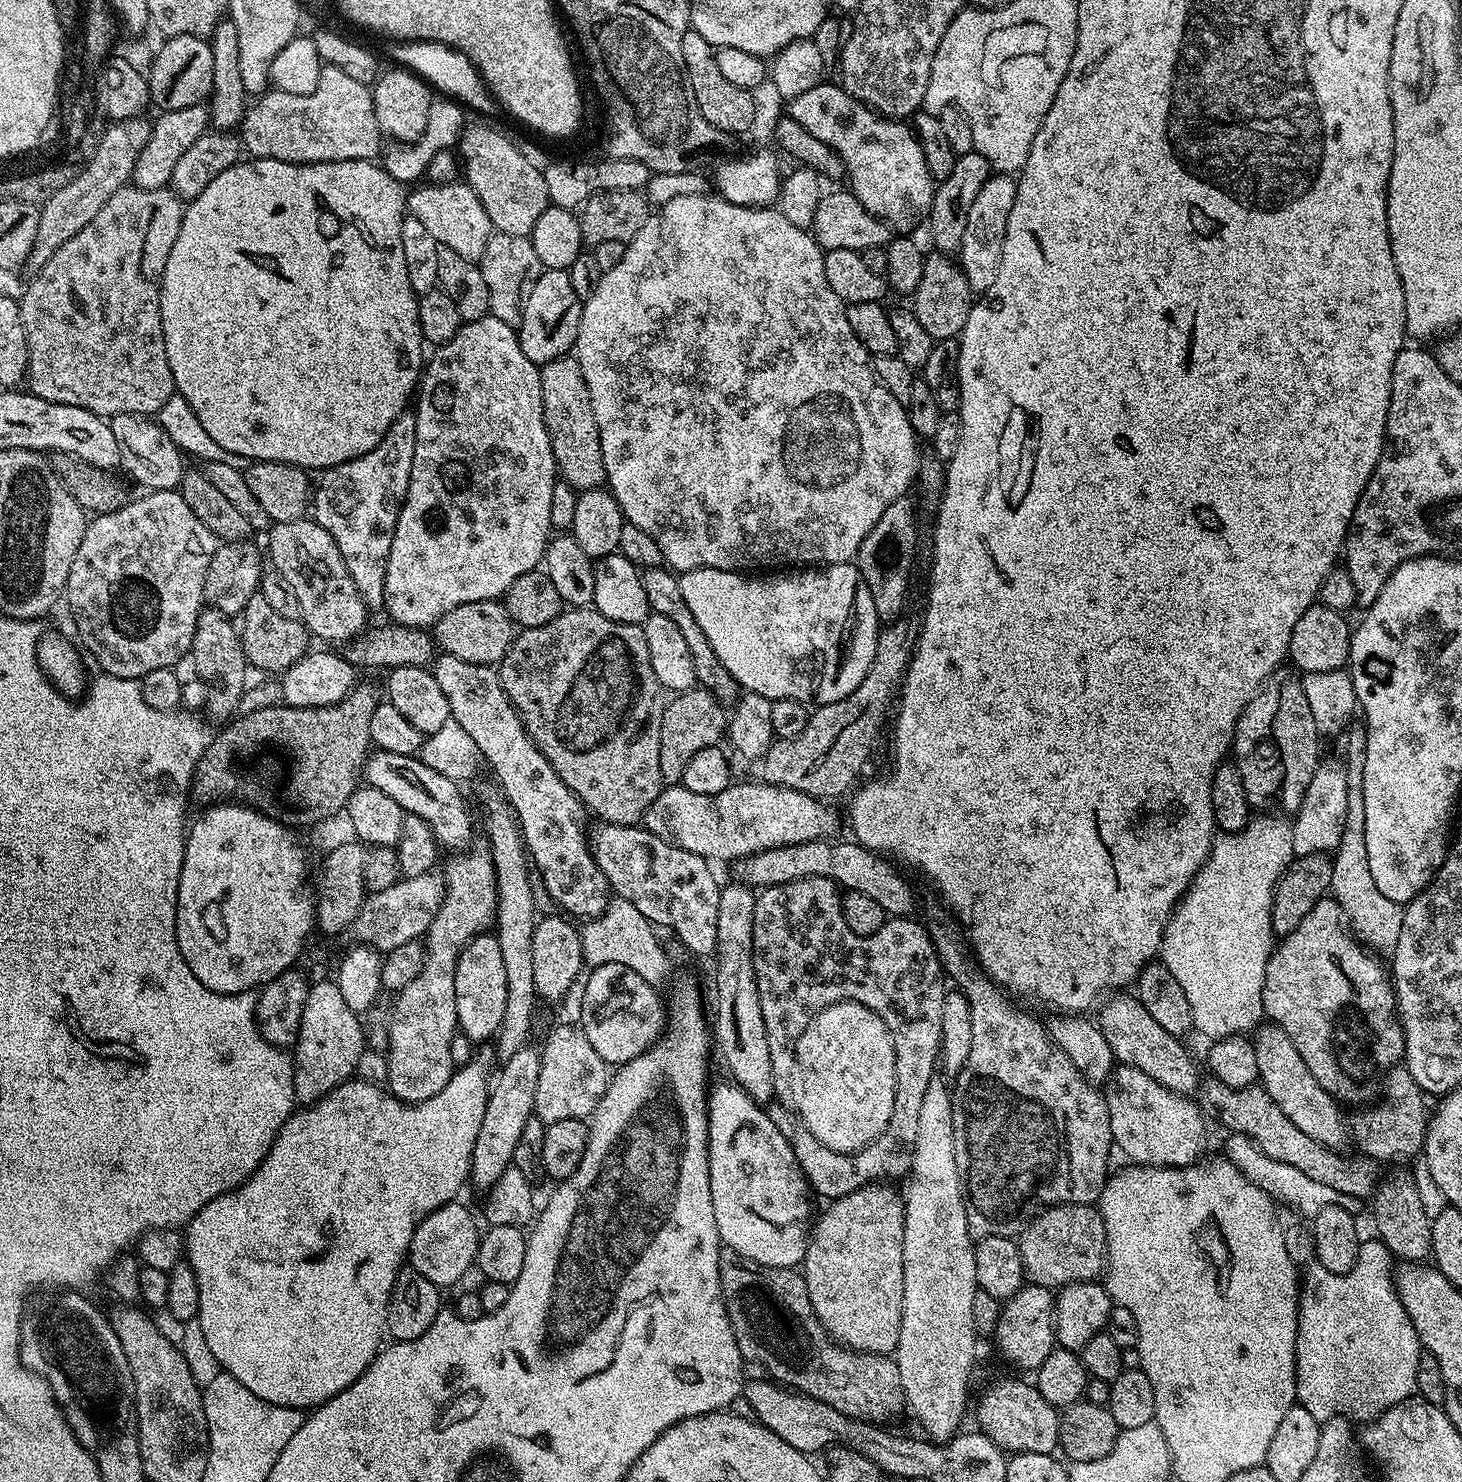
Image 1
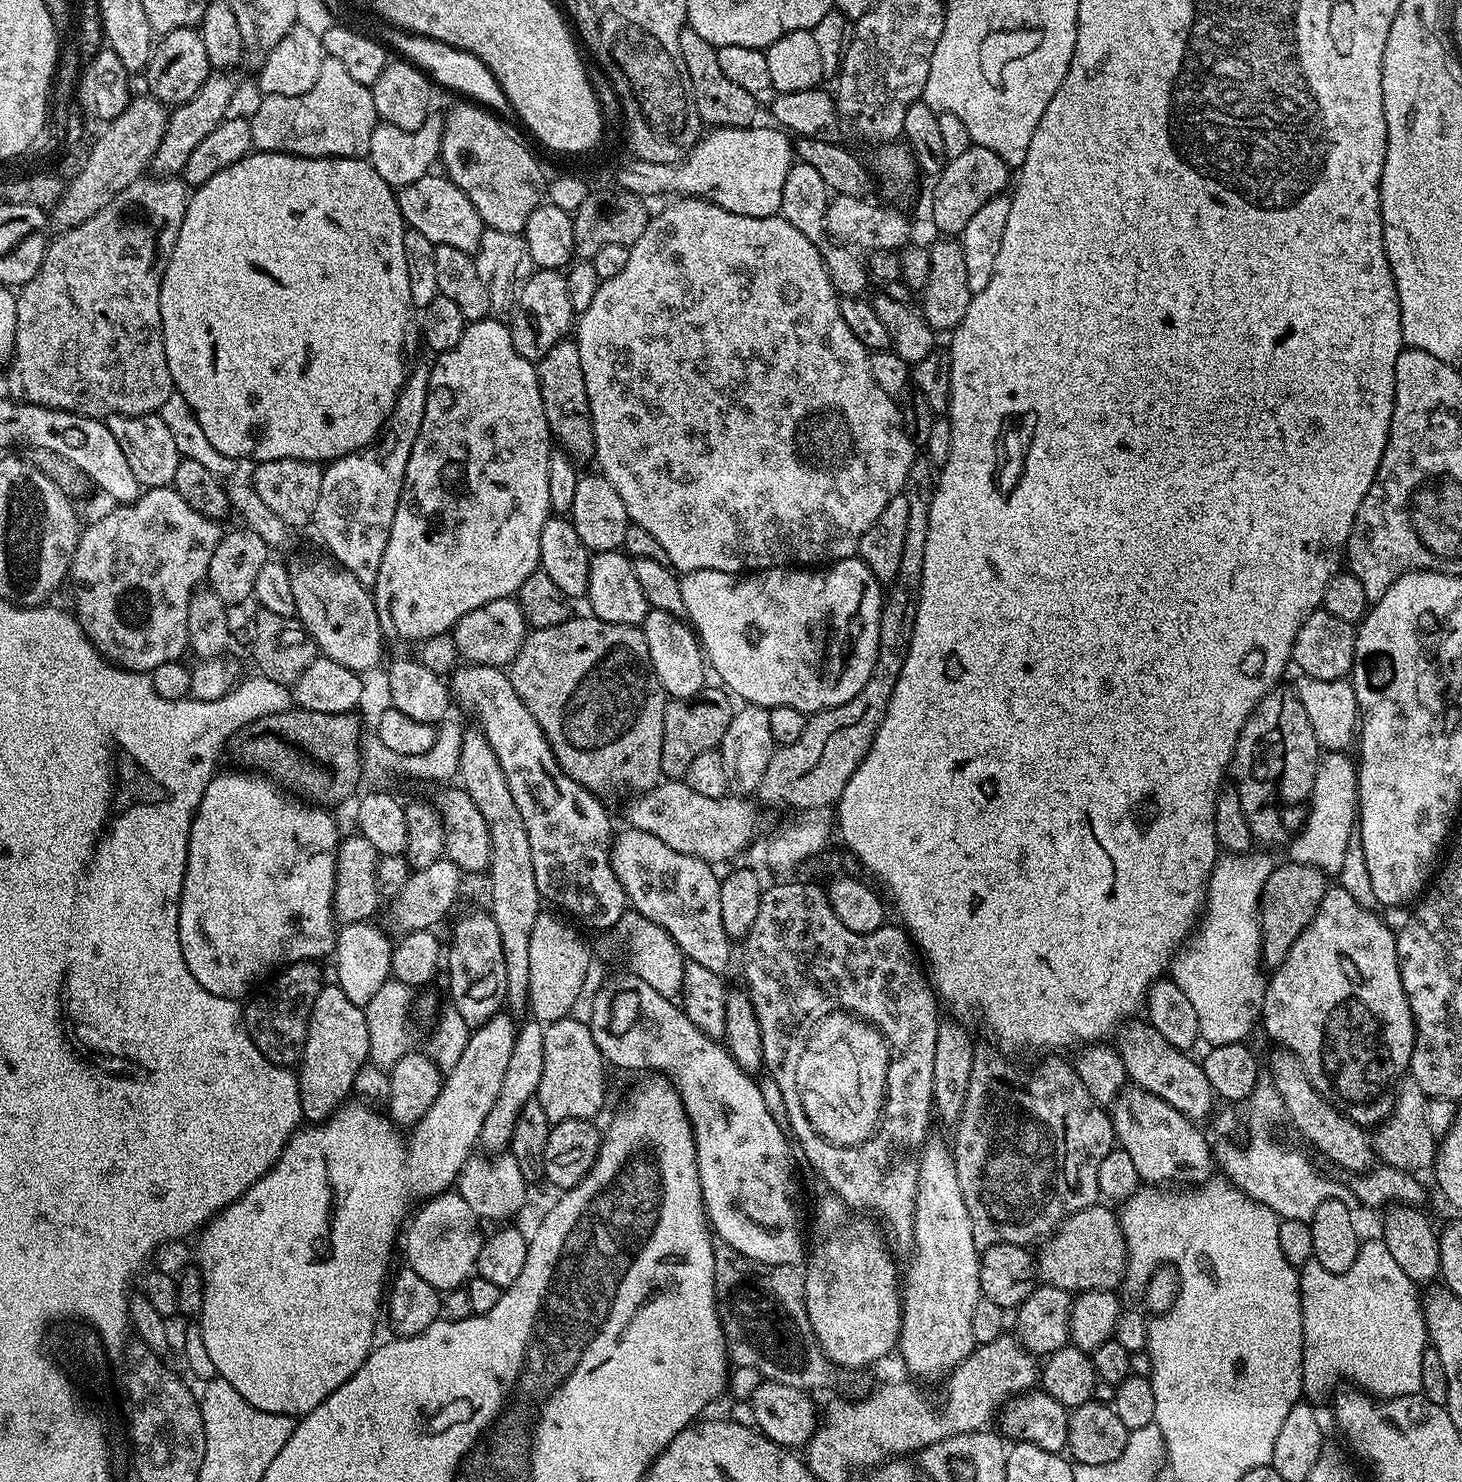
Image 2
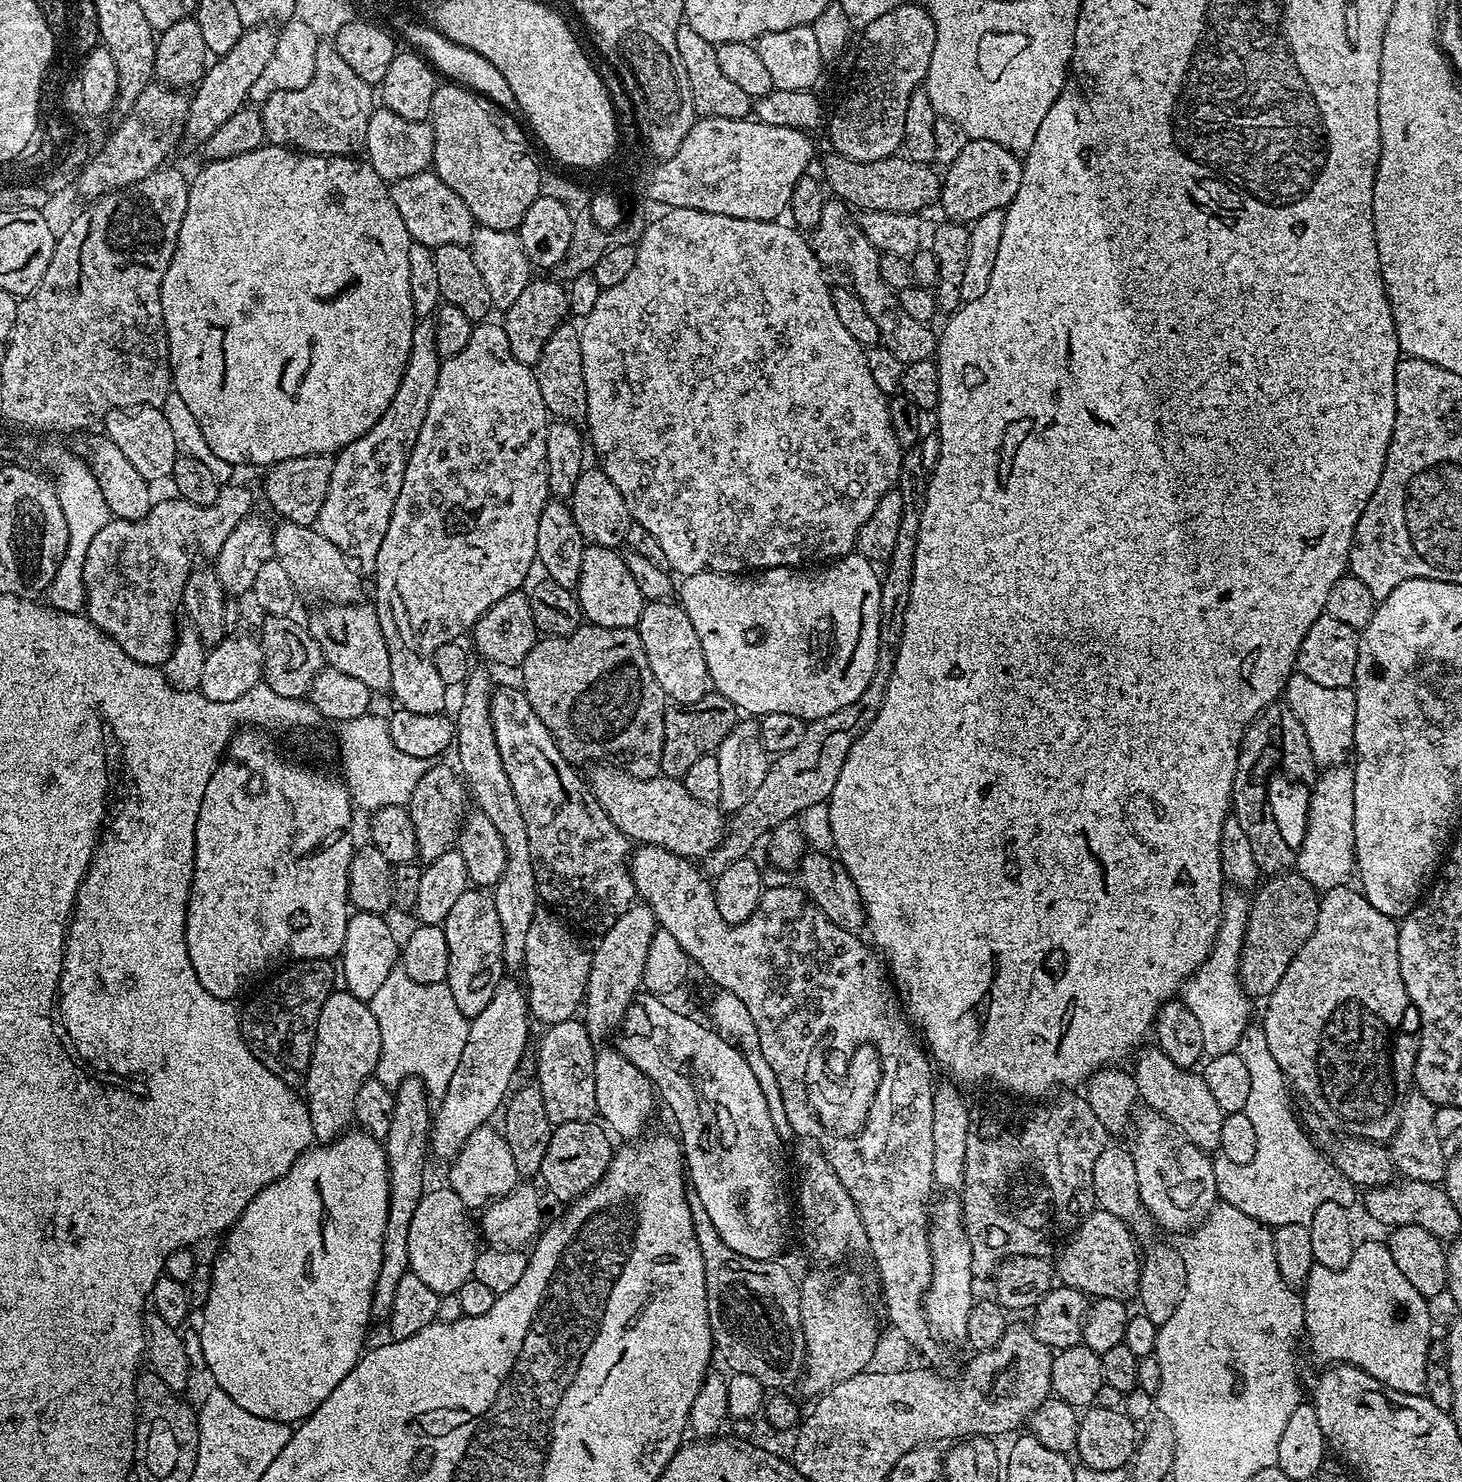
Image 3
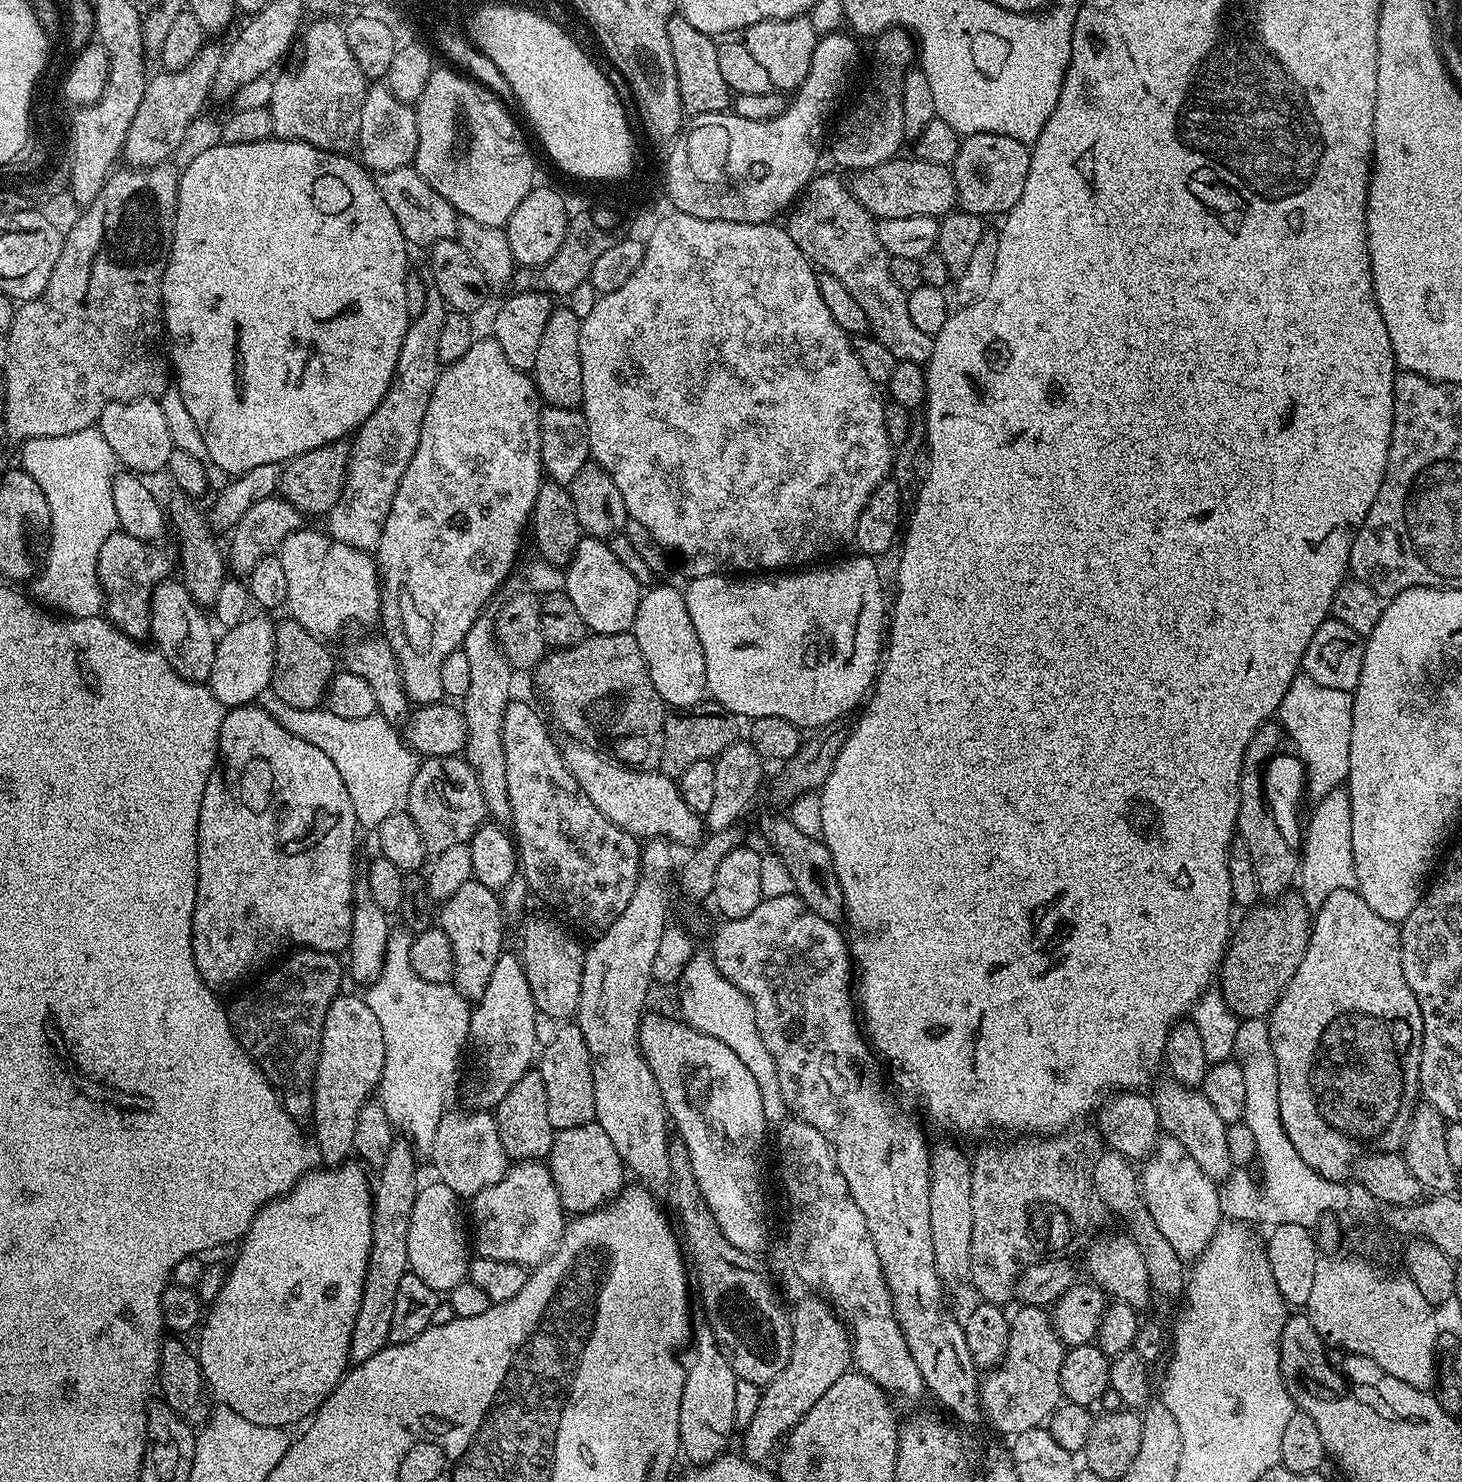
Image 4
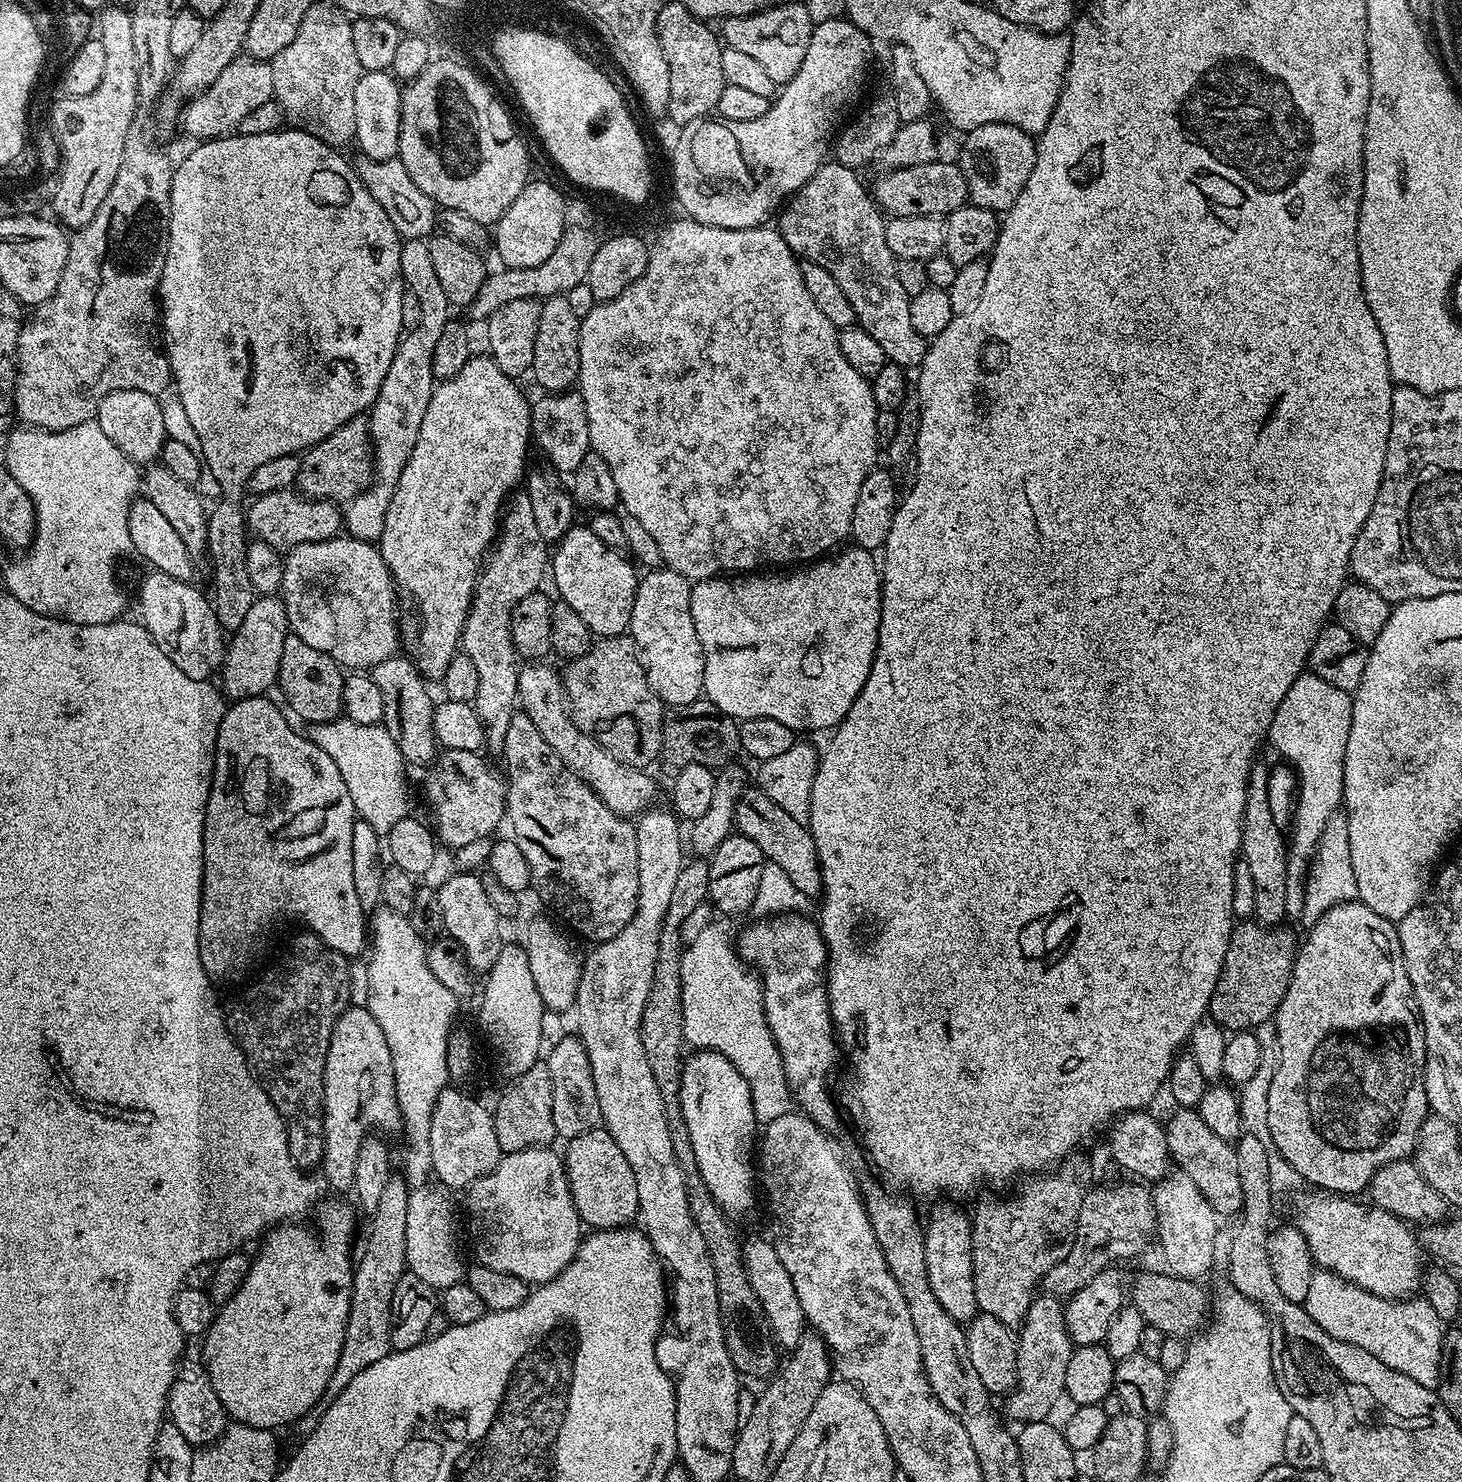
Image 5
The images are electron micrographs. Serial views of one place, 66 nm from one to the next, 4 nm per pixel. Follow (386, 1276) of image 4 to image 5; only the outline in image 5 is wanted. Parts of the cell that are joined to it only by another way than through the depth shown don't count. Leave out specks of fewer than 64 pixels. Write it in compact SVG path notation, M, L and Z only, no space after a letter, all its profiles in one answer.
M396 1174L383 1187L378 1208L368 1220L368 1241L364 1244L364 1253L359 1253L352 1274L352 1297L350 1314L344 1331L342 1354L338 1354L338 1366L334 1366L330 1382L326 1382L323 1403L334 1402L342 1390L357 1374L362 1374L366 1366L386 1358L393 1351L390 1342L392 1333L392 1307L394 1290L407 1269L406 1262L406 1202L410 1189L403 1175Z

